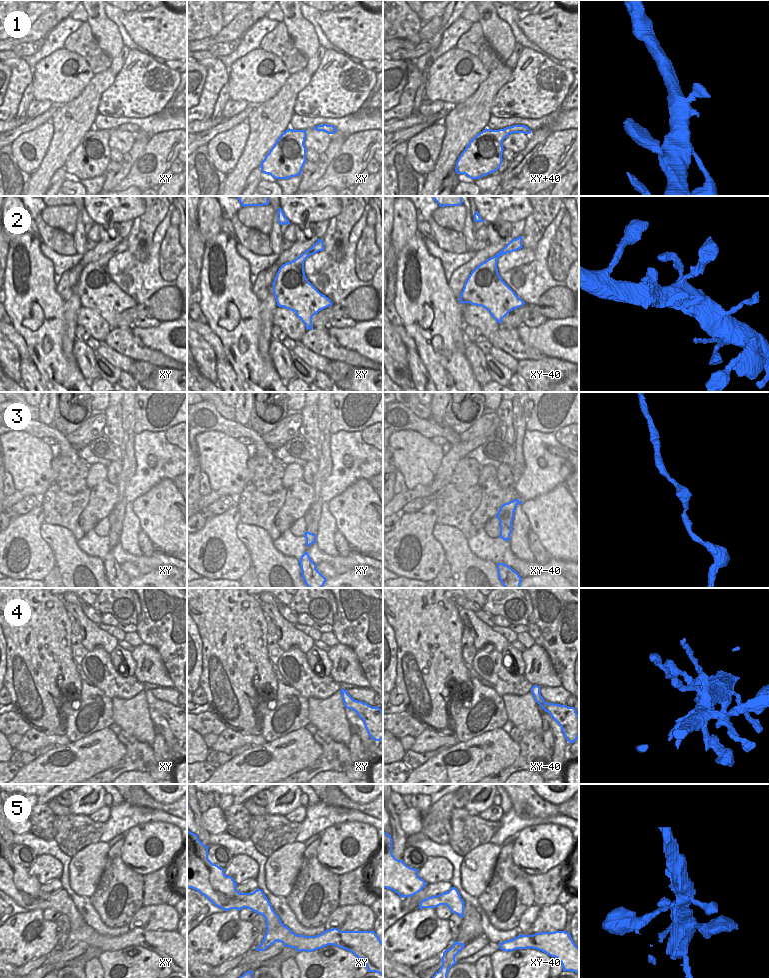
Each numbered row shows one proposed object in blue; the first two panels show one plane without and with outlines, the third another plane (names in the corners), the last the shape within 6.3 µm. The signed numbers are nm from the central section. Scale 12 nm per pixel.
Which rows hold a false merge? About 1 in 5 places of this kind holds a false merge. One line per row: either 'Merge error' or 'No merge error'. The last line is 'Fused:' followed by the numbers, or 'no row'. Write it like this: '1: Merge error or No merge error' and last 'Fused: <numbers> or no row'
1: No merge error
2: No merge error
3: No merge error
4: No merge error
5: No merge error
Fused: no row

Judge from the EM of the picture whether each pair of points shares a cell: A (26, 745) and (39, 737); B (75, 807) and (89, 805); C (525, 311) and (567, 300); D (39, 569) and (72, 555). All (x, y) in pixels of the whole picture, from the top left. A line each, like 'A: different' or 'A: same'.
A: same
B: same
C: same
D: different

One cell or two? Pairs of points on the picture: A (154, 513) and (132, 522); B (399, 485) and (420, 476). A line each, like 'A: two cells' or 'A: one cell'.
A: two cells
B: two cells

